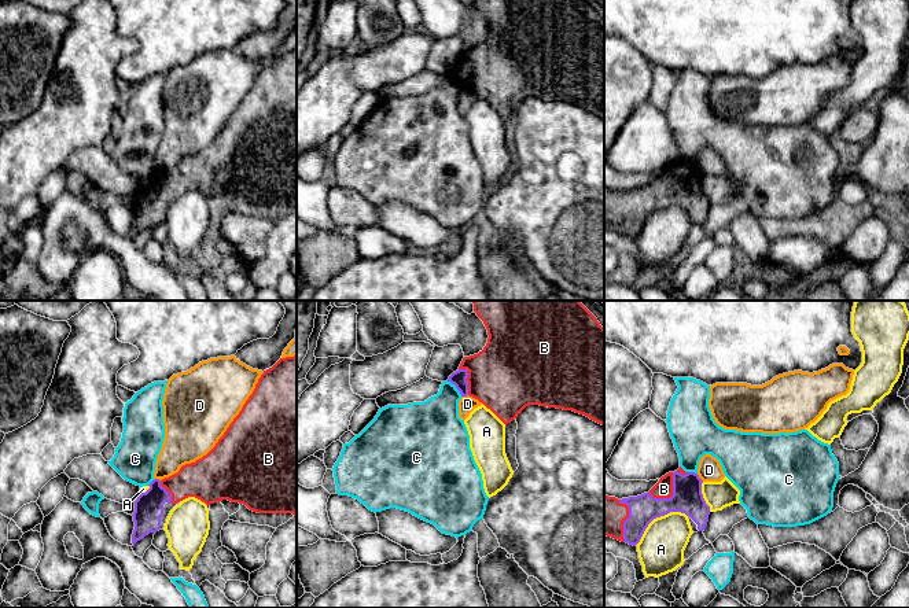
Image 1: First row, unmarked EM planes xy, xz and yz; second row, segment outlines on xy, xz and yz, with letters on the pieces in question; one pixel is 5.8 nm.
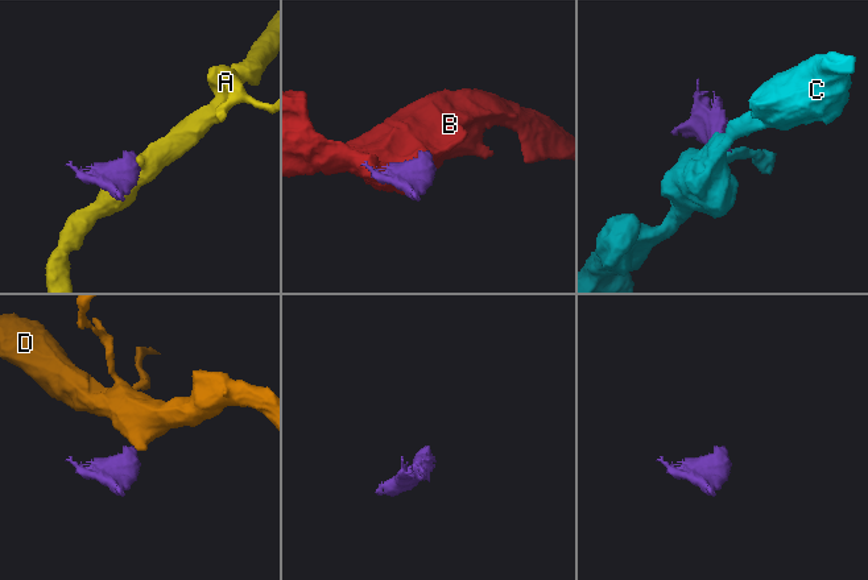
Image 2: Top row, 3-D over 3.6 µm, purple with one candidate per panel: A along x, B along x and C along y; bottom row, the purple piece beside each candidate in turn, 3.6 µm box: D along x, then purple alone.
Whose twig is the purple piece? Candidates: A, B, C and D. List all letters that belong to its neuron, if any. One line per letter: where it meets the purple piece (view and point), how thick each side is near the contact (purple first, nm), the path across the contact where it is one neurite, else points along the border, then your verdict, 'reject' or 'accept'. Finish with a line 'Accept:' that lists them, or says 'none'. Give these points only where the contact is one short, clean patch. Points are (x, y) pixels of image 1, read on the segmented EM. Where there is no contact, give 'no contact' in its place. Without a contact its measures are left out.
A: meets purple in yz at (657, 516); 180 nm thick on the purple side, 280 nm on the other; reject
B: meets purple in yz at (673, 493); 180 nm thick on the purple side, 110 nm on the other; accept
C: meets purple in xz at (456, 387); 90 nm thick on the purple side, 280 nm on the other; border along xz (446, 380), (462, 395); reject
D: meets purple in yz at (699, 478); 180 nm thick on the purple side, 140 nm on the other; border along yz (696, 474), (703, 481); reject
Accept: B

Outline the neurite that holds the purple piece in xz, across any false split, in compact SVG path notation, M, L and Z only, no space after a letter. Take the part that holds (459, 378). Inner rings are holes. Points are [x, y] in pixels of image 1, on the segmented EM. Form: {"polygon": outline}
{"polygon": "M472 301L474 312L487 329L487 343L478 354L464 357L459 369L448 382L456 386L461 397L472 397L490 409L505 425L515 420L529 405L573 410L604 425L604 328L579 301Z"}

